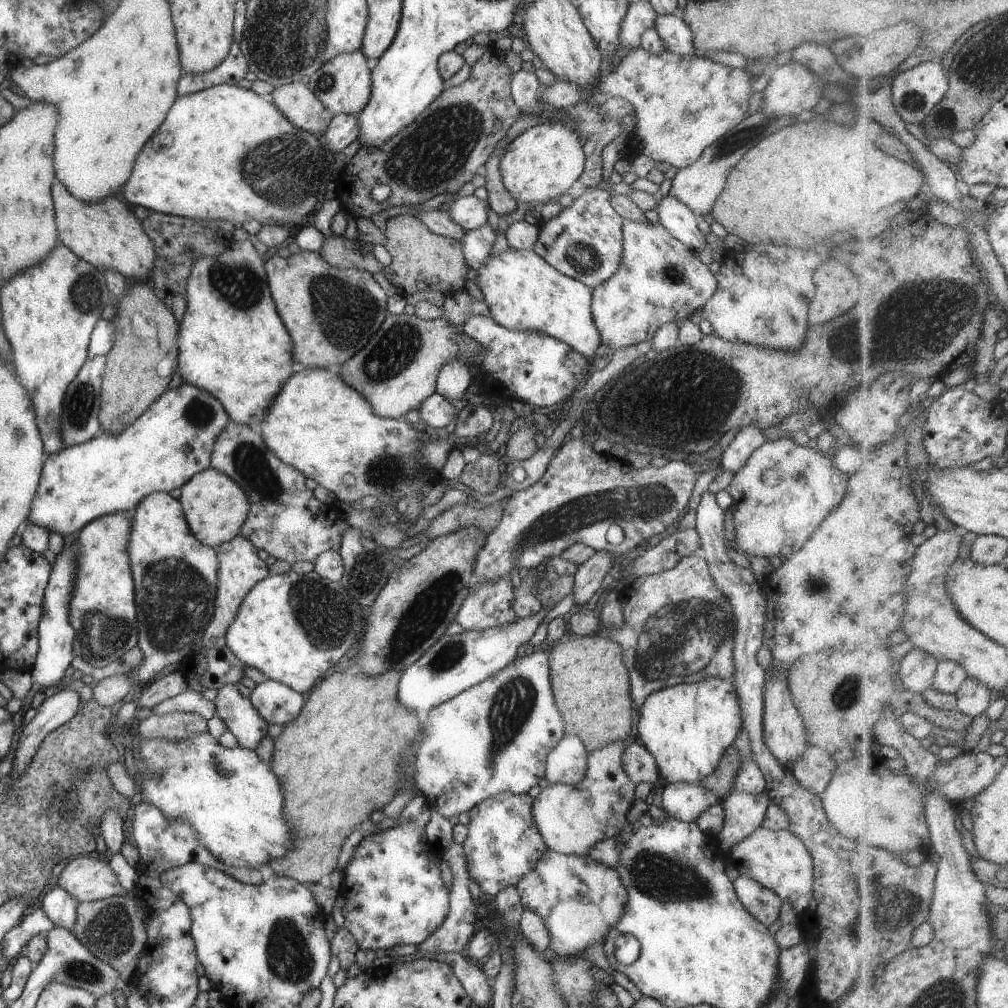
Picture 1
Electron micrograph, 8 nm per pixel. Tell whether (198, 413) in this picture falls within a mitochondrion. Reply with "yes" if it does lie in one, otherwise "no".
yes

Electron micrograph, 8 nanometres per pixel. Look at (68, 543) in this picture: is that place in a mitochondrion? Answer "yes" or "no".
no

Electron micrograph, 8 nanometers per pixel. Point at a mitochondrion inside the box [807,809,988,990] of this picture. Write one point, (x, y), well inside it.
(895, 908)

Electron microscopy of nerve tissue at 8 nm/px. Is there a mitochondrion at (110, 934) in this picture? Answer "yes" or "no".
yes

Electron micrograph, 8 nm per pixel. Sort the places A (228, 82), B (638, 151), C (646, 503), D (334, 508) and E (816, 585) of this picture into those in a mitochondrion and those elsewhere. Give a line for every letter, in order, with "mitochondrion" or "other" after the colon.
A: other
B: other
C: mitochondrion
D: other
E: mitochondrion

